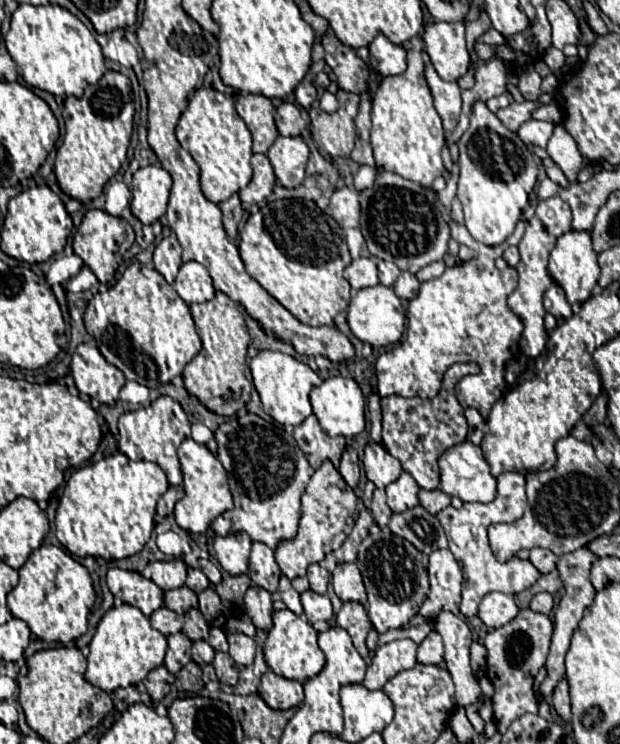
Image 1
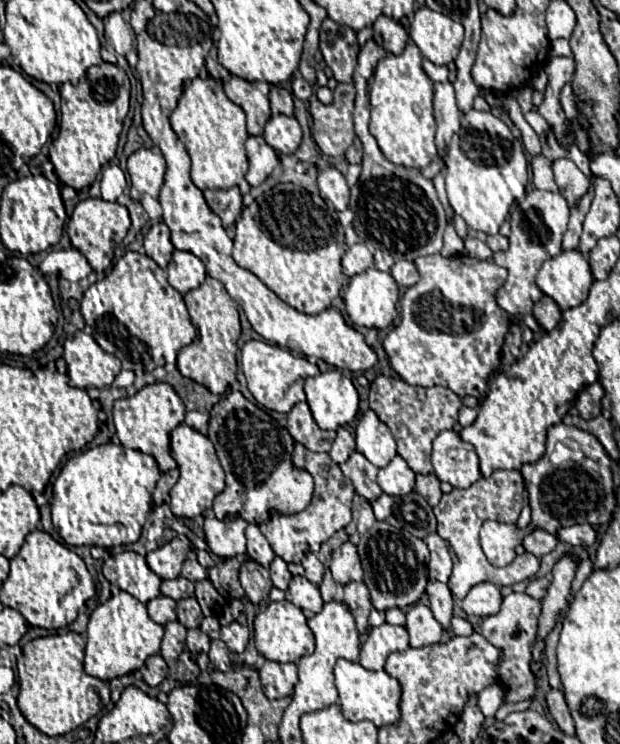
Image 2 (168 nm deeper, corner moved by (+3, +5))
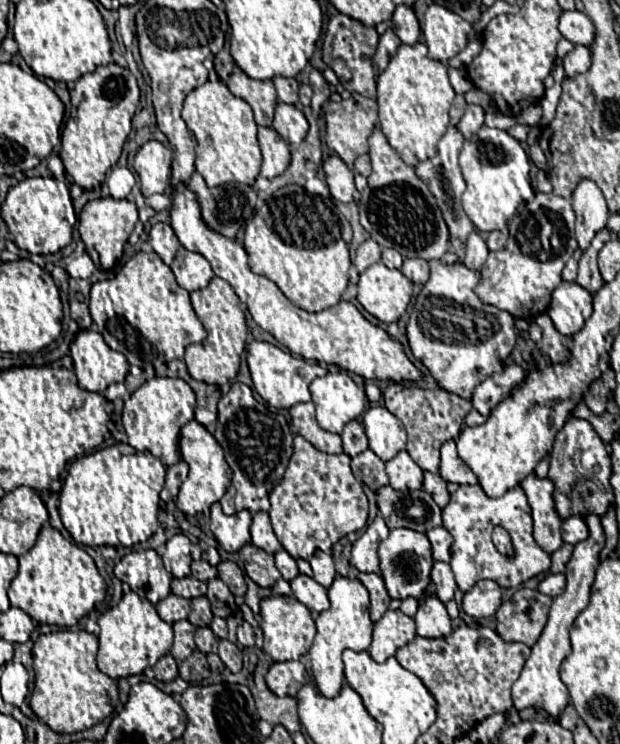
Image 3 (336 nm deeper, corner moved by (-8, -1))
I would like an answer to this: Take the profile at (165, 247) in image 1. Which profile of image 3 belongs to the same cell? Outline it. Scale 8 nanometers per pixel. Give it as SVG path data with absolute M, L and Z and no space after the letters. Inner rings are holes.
M165 222L153 224L153 228L149 230L149 244L161 256L161 260L165 264L171 264L173 262L179 246L181 246L181 242L175 236L173 228L169 224L165 224Z

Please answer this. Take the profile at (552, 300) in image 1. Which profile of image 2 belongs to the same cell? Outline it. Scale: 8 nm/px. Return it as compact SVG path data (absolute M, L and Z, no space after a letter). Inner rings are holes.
M542 296L536 304L534 304L534 316L540 322L542 330L552 330L560 318L562 318L562 310L560 306L550 298L550 296Z

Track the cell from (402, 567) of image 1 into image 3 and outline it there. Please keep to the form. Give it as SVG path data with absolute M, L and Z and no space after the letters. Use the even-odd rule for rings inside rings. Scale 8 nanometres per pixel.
M395 528L389 532L389 536L379 544L379 560L381 560L381 576L385 580L387 592L391 598L405 600L409 596L421 598L429 580L431 580L431 546L425 534L409 530L409 528Z

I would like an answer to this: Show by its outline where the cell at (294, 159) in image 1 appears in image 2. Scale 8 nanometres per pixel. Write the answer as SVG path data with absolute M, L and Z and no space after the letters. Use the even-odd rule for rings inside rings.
M272 116L264 128L264 140L280 156L294 154L302 142L302 130L294 116Z

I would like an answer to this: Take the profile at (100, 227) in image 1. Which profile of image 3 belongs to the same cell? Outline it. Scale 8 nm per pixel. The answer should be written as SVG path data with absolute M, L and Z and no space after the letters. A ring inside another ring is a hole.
M97 198L83 206L77 228L79 228L81 240L85 242L87 254L93 258L93 262L99 268L111 270L115 266L115 262L123 254L123 246L125 246L131 230L135 228L135 222L137 222L137 208L135 208L135 202L129 202L129 200Z

